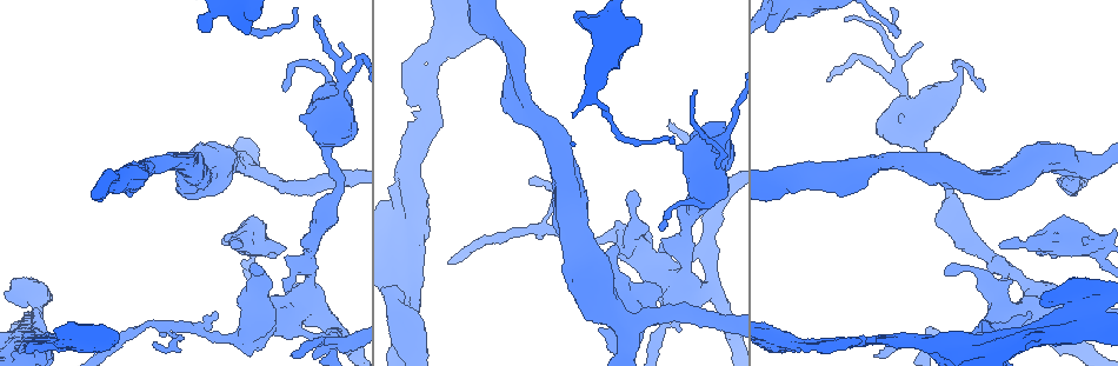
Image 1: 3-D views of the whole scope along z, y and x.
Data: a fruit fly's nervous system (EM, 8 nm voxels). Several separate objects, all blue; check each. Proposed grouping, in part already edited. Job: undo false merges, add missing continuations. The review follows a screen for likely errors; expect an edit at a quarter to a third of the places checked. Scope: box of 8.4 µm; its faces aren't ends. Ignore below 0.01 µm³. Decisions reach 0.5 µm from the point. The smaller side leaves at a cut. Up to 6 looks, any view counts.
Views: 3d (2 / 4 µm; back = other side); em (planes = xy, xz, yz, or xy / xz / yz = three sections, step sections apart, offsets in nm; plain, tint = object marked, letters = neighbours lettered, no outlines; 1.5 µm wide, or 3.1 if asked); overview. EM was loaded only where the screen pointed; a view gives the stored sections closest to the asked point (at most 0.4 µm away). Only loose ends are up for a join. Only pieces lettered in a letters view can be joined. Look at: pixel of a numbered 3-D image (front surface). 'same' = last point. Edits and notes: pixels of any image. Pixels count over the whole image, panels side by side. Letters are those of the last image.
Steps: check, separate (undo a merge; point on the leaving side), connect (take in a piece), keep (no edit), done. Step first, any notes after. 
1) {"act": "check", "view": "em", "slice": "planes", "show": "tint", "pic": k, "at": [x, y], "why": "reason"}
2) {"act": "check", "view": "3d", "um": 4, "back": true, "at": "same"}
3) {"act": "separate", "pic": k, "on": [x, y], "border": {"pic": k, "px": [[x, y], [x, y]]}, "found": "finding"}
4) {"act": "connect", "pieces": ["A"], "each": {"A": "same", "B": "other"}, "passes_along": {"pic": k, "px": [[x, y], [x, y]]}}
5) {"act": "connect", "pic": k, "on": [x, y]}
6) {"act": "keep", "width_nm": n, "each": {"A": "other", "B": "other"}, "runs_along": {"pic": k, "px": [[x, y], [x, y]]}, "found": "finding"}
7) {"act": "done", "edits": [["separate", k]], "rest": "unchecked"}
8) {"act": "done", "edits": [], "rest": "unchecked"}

{"act": "check", "view": "em", "slice": "xy", "step": 4, "show": "plain", "pic": 1, "at": [420, 86], "why": "branch point"}

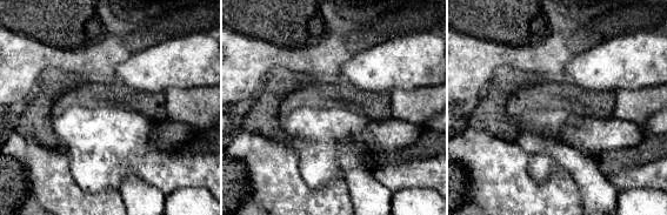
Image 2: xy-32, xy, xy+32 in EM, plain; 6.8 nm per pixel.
{"act": "check", "view": "em", "slice": "xy", "step": 4, "show": "tint", "at": "same"}

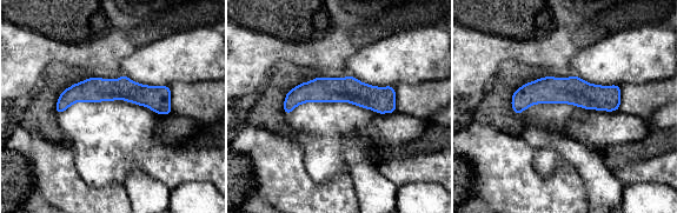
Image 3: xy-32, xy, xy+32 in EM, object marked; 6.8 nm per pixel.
{"act": "check", "view": "em", "slice": "xy", "step": 4, "show": "letters", "at": "same", "why": "what lies round it"}

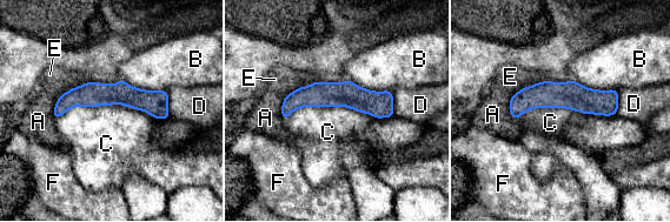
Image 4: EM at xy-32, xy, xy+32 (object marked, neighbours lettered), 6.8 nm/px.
{"act": "keep", "each": {"A": "other", "B": "other", "C": "other", "D": "other", "E": "other", "F": "other"}, "found": "one neuron here"}

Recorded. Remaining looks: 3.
{"act": "check", "view": "3d", "um": 2, "pic": 1, "at": [1080, 304], "why": "four-way junction"}

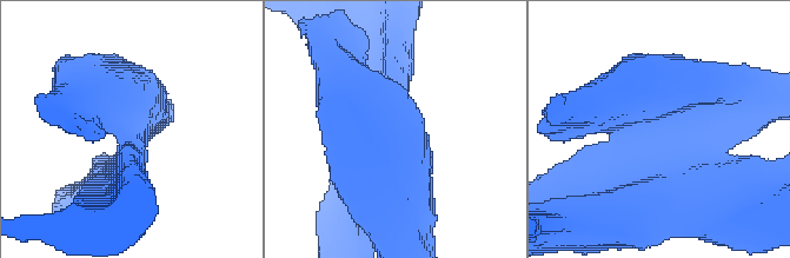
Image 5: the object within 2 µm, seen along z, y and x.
{"act": "check", "view": "em", "slice": "planes", "show": "plain", "pic": 5, "at": [398, 133], "arms": 4, "why": "now the EM"}

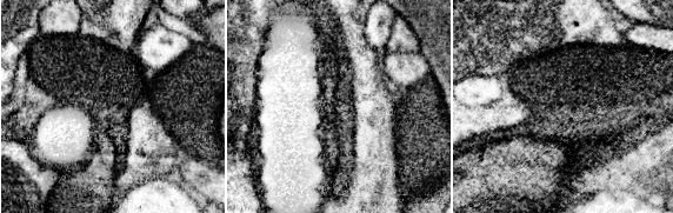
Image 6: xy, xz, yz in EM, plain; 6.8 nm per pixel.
{"act": "check", "view": "em", "slice": "planes", "show": "letters", "at": "same"}

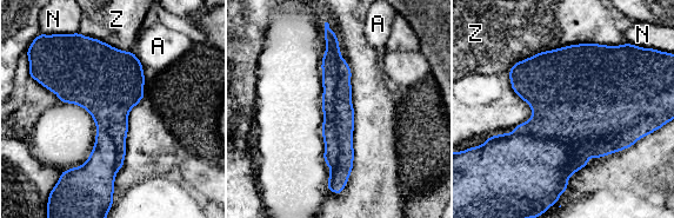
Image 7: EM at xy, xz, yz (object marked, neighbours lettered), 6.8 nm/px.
{"act": "separate", "pic": 7, "on": [344, 113], "each": {"A": "other", "N": "other", "Z": "other"}, "border": {"pic": 7, "px": [[342, 59], [329, 167]]}, "found": "a second neuron is stuck on"}

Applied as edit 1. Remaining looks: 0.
{"act": "done", "edits": [["separate", 7]], "rest": "unchecked"}

